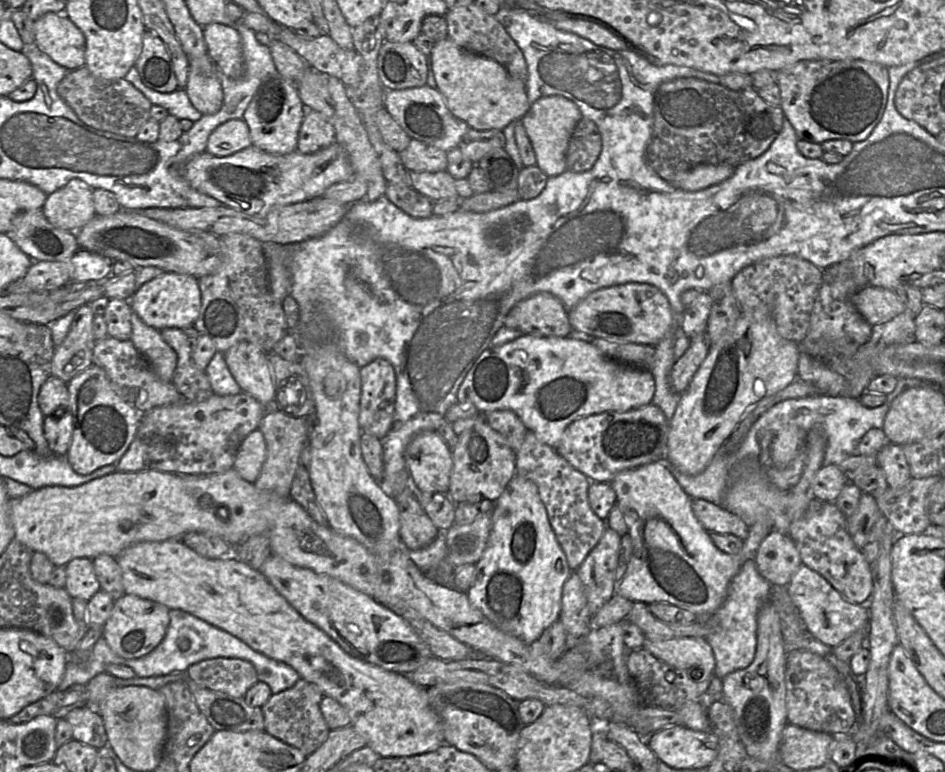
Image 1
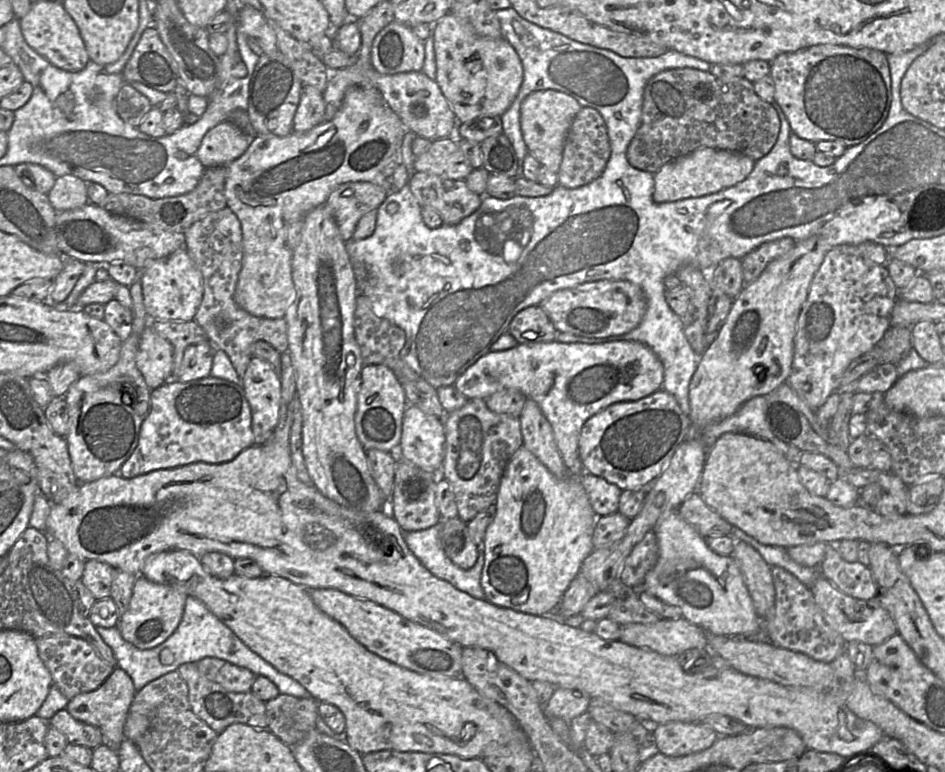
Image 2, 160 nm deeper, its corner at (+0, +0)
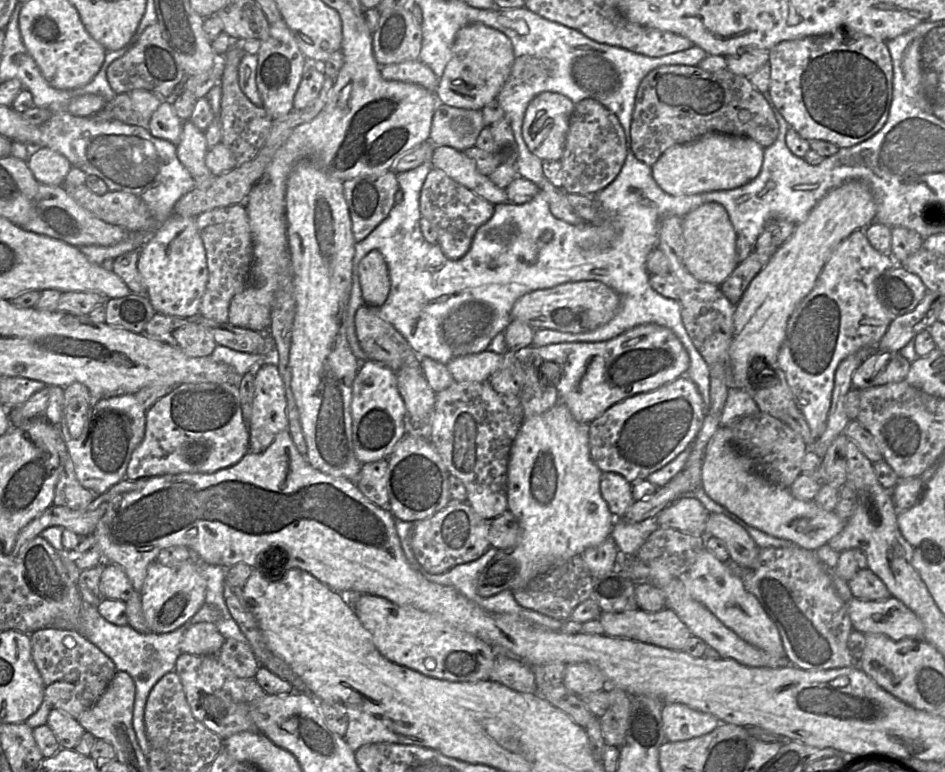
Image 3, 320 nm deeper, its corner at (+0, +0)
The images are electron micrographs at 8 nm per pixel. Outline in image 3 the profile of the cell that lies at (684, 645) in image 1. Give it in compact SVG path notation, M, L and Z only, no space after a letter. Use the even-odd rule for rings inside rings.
M667 607L654 613L646 612L640 608L620 613L602 612L598 620L607 636L636 640L671 650L683 650L692 636L690 630L676 613Z

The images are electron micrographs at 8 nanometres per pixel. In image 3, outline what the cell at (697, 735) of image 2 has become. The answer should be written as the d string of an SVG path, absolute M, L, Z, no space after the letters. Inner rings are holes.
M678 703L663 704L661 717L665 738L669 742L687 741L706 735L721 723L711 714Z

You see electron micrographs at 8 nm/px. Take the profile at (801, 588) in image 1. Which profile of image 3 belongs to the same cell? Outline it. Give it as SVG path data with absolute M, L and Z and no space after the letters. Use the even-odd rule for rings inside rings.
M853 597L846 605L853 630L885 635L894 641L923 638L922 622L897 598L867 601Z

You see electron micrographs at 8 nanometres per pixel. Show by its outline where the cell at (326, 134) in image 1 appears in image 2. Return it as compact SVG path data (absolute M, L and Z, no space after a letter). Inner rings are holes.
M303 85L300 101L293 118L293 130L306 132L324 121L323 91L312 85Z

